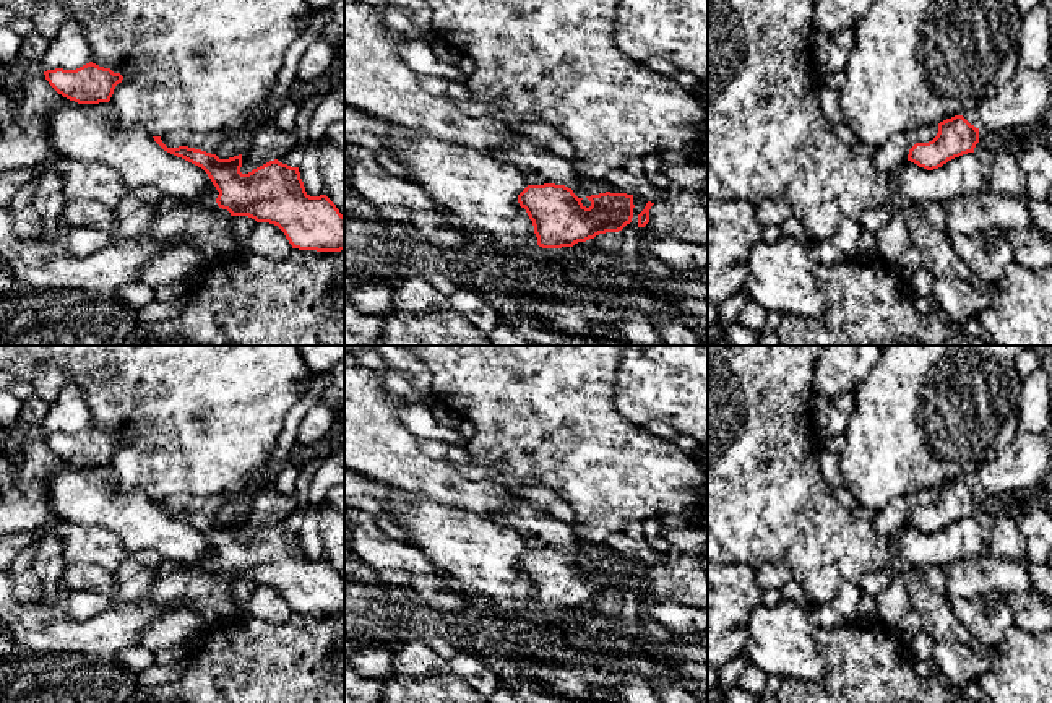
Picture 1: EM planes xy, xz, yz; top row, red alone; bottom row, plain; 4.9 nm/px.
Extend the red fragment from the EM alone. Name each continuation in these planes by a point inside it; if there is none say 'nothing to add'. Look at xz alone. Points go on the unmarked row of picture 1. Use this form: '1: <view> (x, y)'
nothing to add

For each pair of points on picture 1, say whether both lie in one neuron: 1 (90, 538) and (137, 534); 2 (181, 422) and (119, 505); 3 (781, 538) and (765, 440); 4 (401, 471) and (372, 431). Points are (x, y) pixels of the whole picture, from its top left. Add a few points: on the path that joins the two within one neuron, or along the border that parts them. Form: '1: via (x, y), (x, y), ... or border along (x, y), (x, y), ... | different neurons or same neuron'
1: border along (80, 523), (109, 530), (129, 552) | different neurons
2: border along (109, 465), (122, 492), (142, 491), (153, 499) | different neurons
3: via (781, 513), (771, 502), (771, 465) | same neuron
4: via (396, 461), (375, 440) | same neuron

